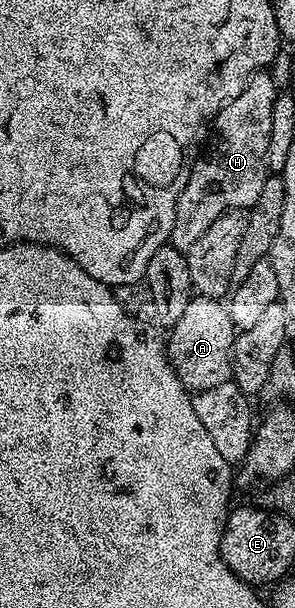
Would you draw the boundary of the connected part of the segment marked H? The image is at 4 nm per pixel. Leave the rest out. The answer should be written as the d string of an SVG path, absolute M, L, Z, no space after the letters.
M268 71L255 73L246 83L242 95L238 95L238 99L229 103L212 122L206 148L192 165L190 179L186 179L186 187L182 187L176 204L174 227L170 238L170 244L175 249L186 251L191 245L198 243L206 227L210 227L210 223L214 223L214 219L218 219L223 213L229 213L232 209L249 210L254 203L258 203L258 195L262 195L262 183L266 183L270 175L267 167L267 148L270 144L271 119L278 94L276 81L270 74Z

